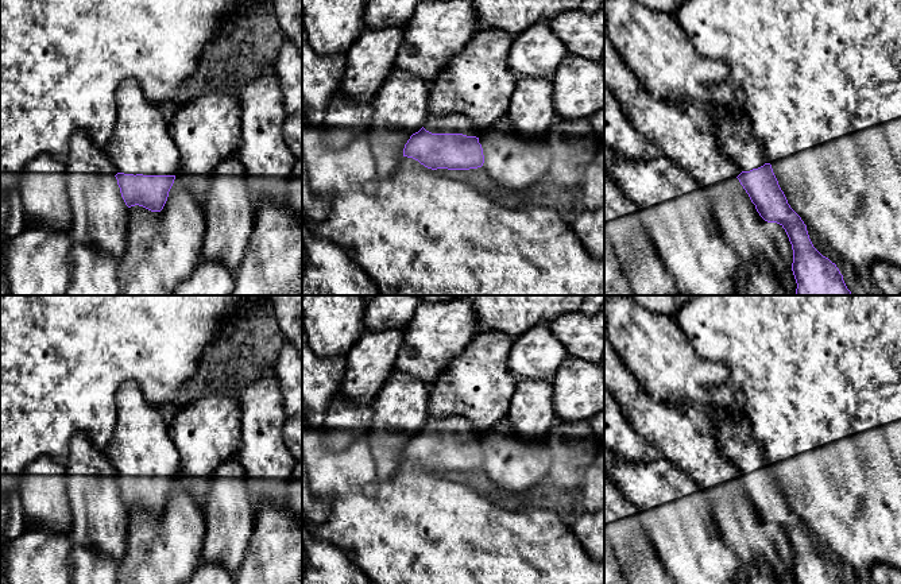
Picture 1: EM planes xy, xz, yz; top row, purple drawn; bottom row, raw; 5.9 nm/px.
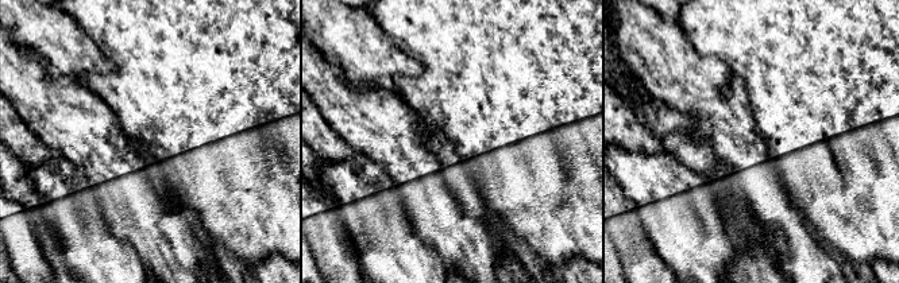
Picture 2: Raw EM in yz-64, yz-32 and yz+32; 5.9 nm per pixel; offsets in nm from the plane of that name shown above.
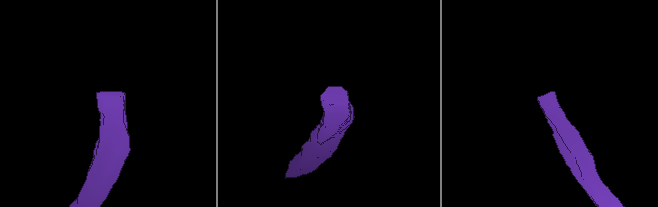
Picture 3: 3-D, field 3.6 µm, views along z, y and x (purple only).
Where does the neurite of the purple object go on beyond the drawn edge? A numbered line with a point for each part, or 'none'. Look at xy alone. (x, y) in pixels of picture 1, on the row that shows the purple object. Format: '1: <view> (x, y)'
1: xy (140, 143)

